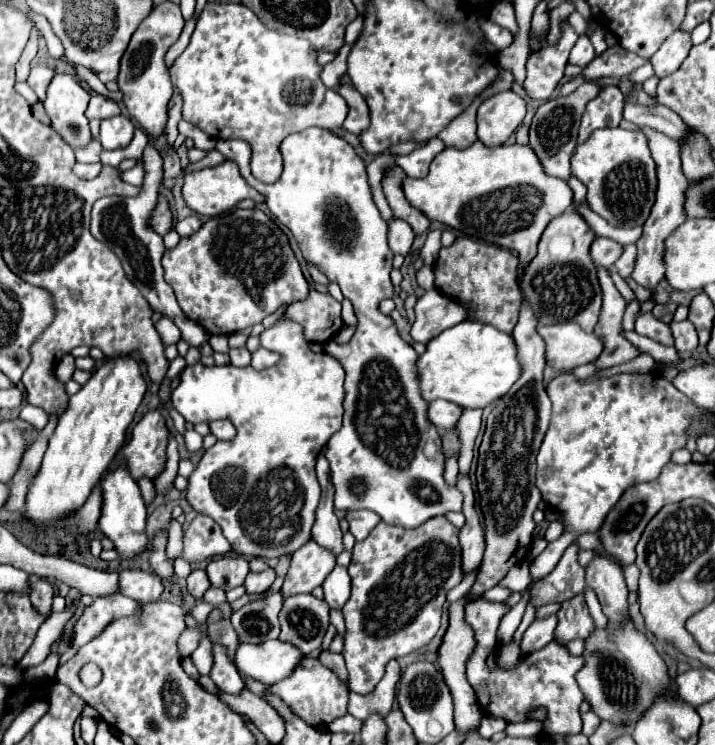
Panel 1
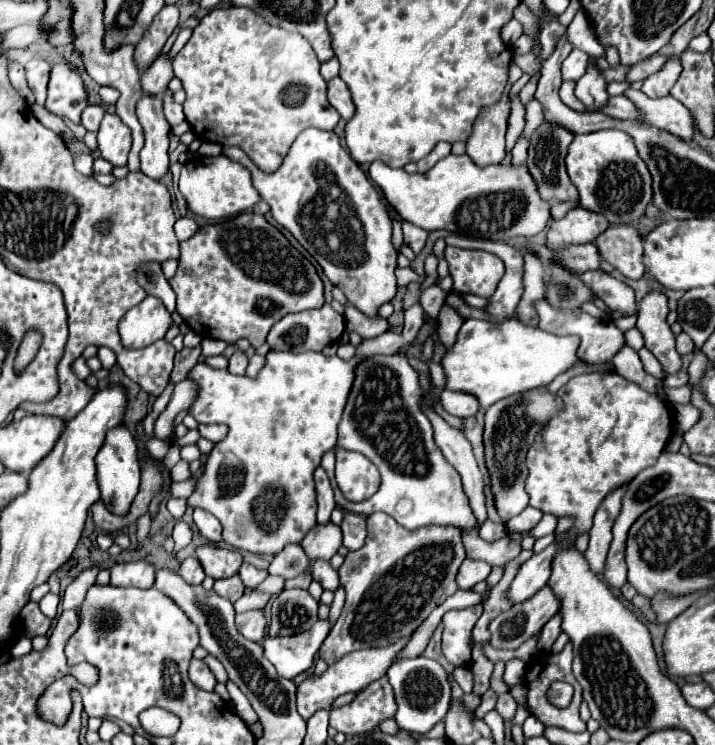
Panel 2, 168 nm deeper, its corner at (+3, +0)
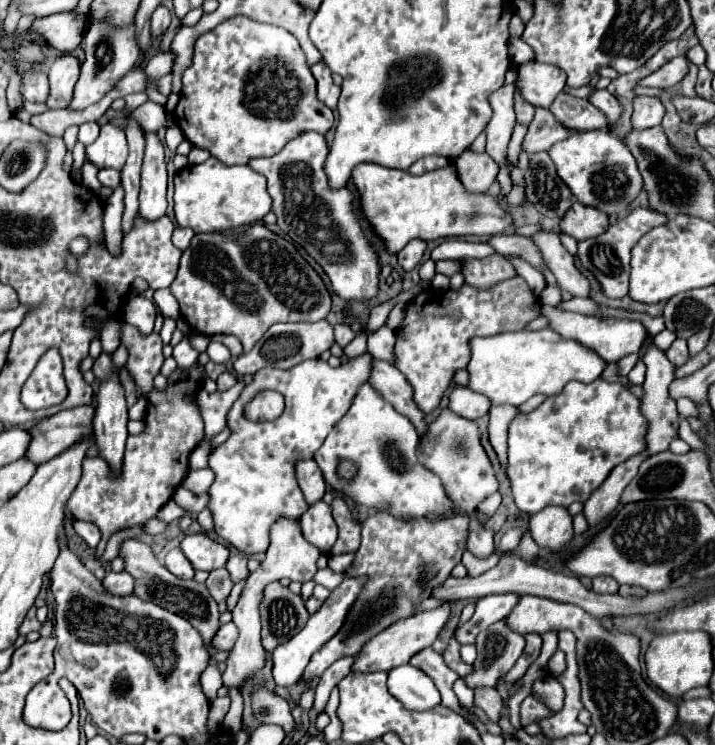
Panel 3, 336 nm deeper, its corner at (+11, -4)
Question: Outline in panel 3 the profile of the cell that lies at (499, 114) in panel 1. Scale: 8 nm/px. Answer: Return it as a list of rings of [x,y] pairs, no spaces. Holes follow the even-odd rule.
[[[465,150],[453,162],[453,166],[457,168],[461,182],[469,192],[487,192],[499,172],[497,162],[487,152],[473,150]]]

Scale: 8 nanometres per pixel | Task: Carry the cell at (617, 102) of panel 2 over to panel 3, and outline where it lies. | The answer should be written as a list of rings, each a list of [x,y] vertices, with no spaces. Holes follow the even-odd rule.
[[[561,92],[553,100],[551,112],[563,126],[571,130],[595,130],[609,126],[607,116],[599,108],[595,108],[589,100],[575,98],[567,92]]]

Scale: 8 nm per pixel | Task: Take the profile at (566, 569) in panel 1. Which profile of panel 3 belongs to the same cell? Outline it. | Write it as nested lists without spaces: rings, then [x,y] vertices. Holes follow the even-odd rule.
[[[505,620],[495,622],[477,636],[477,662],[475,672],[465,676],[469,688],[489,686],[495,688],[497,680],[507,674],[507,670],[523,654],[525,636],[511,630]]]

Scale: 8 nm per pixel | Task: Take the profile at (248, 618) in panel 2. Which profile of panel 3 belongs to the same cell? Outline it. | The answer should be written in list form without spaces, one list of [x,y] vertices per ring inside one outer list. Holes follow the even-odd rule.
[[[229,622],[229,624],[221,626],[221,630],[217,632],[217,638],[213,640],[213,646],[221,648],[221,650],[231,650],[235,646],[237,638],[239,638],[239,630],[233,622]]]

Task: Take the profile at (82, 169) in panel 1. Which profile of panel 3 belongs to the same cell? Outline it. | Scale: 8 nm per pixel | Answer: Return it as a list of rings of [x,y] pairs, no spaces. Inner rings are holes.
[[[111,168],[99,170],[97,178],[99,178],[99,182],[101,182],[103,186],[109,186],[109,188],[117,188],[119,182],[121,182],[121,174],[119,174],[117,170],[111,170]]]

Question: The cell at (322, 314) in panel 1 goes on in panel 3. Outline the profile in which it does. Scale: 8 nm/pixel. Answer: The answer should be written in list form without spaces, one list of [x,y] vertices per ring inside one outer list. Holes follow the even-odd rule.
[[[321,320],[321,322],[285,322],[285,324],[273,324],[265,334],[263,338],[255,344],[255,348],[245,354],[245,356],[239,356],[235,362],[233,362],[233,368],[237,374],[255,374],[257,370],[265,368],[265,366],[275,366],[275,368],[291,368],[303,360],[309,360],[309,358],[317,358],[321,352],[329,350],[331,344],[335,342],[333,338],[333,328],[327,320]]]

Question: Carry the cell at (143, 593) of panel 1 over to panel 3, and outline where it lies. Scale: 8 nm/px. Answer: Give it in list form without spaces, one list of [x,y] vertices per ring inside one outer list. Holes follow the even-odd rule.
[[[107,572],[103,586],[117,596],[125,596],[125,594],[133,594],[135,590],[135,578],[129,572]]]

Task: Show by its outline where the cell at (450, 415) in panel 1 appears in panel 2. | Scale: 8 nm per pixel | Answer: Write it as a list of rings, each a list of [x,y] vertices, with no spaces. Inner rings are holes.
[[[443,390],[441,392],[441,402],[445,410],[457,418],[469,418],[479,412],[479,402],[477,398],[465,394],[465,392],[453,392],[453,390]]]

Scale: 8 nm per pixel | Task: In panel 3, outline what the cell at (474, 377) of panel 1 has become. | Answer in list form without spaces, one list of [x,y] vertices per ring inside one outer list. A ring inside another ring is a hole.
[[[545,328],[537,332],[517,330],[503,332],[495,336],[477,336],[469,340],[471,360],[467,364],[469,384],[477,394],[483,394],[491,404],[511,404],[519,406],[533,394],[553,396],[569,380],[593,382],[601,376],[605,362],[585,346],[573,340],[563,340],[557,332]]]

